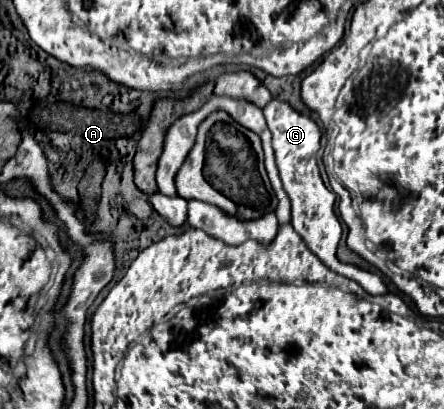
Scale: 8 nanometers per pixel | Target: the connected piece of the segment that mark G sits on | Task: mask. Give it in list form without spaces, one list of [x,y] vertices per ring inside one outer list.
[[[271,99],[265,109],[265,119],[269,131],[273,133],[273,149],[277,157],[277,165],[281,165],[281,181],[283,189],[291,199],[291,225],[301,235],[305,245],[323,261],[329,269],[356,281],[370,295],[381,295],[388,292],[382,278],[355,265],[344,264],[337,258],[337,245],[341,239],[341,223],[333,211],[335,193],[323,185],[319,175],[319,143],[321,143],[321,129],[319,125],[295,111],[289,103]]]

